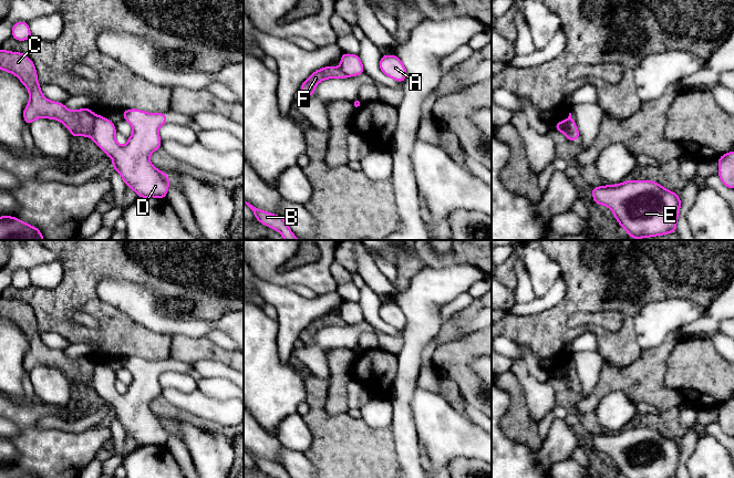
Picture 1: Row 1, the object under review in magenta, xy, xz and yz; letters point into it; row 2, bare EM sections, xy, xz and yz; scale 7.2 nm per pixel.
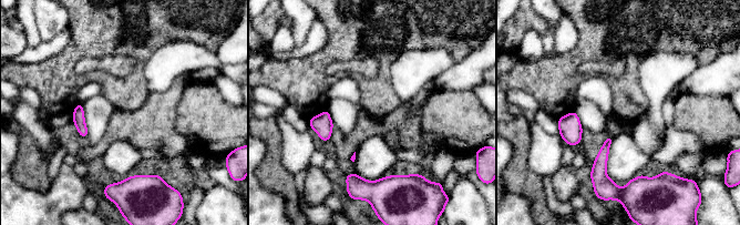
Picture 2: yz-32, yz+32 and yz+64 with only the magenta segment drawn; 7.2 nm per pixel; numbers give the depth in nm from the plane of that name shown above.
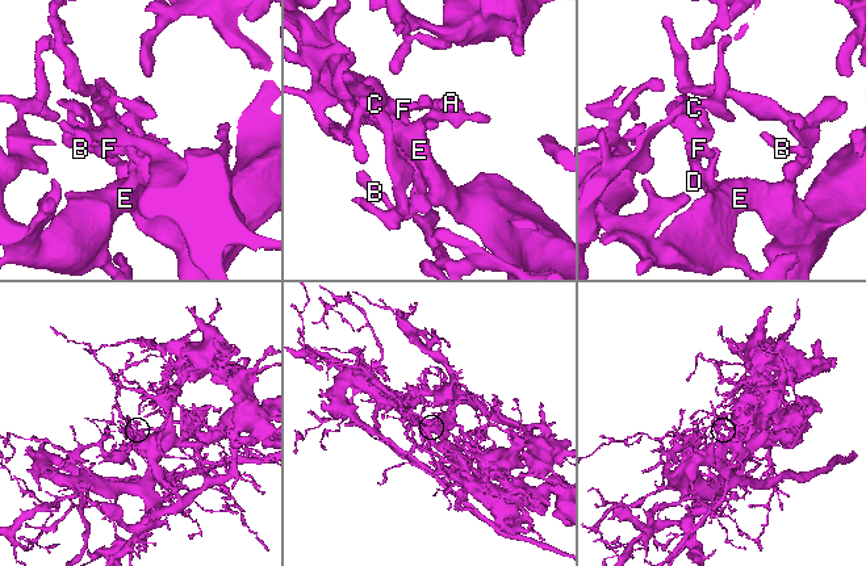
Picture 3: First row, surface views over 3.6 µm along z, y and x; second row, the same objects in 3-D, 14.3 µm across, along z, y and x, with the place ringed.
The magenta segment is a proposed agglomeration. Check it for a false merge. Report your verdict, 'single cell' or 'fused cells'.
fused cells

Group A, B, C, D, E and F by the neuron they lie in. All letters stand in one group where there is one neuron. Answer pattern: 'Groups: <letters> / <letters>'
Groups: A B D E / C F

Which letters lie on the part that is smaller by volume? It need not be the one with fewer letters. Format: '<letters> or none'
C, F

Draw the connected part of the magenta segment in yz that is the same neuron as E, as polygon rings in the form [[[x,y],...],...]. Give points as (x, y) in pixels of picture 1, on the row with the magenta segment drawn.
[[[651,180],[592,188],[593,202],[609,207],[633,239],[675,232],[680,196]]]

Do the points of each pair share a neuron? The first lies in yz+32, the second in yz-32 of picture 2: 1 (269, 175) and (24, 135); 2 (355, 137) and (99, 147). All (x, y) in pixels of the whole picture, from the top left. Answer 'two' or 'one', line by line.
1: one
2: one

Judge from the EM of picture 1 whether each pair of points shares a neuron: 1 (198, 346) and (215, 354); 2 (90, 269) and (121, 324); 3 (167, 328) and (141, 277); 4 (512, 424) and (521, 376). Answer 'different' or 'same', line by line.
1: same
2: same
3: different
4: different

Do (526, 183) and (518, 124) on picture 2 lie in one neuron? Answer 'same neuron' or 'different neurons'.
same neuron

